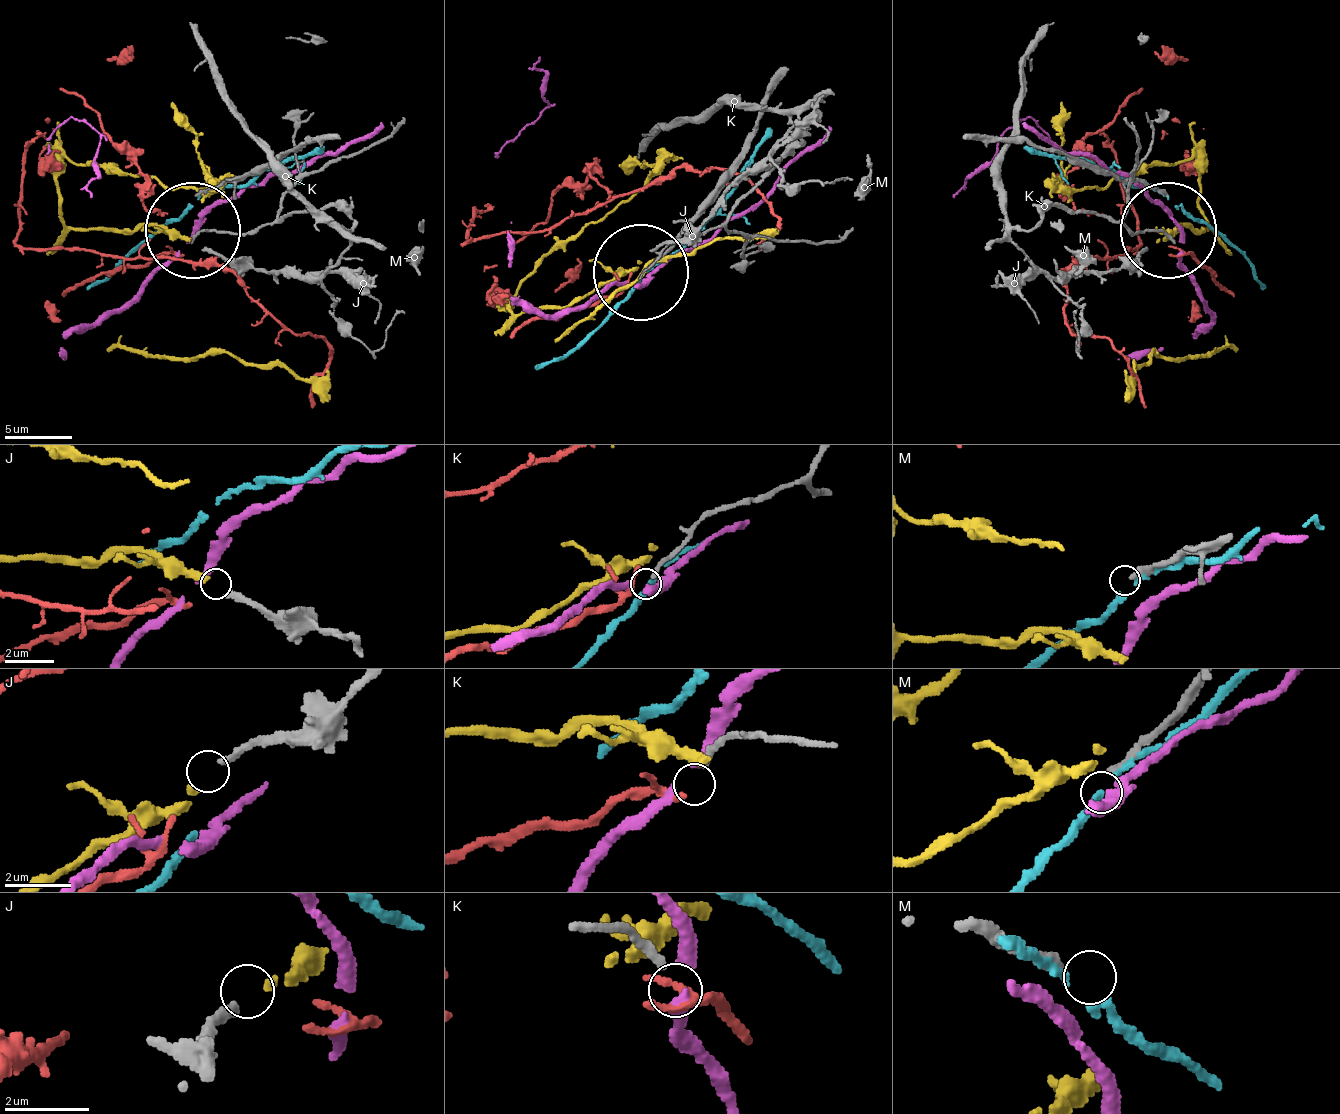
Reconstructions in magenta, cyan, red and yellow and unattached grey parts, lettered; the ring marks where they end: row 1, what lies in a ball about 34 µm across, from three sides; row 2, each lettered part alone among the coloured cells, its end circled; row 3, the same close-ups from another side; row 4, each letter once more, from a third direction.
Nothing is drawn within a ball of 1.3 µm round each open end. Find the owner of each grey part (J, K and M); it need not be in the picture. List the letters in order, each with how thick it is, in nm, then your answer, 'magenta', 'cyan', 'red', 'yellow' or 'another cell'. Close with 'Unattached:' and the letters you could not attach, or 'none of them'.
J: calibre 220 nm; yellow
K: calibre 190 nm; another cell
M: calibre 190 nm; another cell
Unattached: K, M

